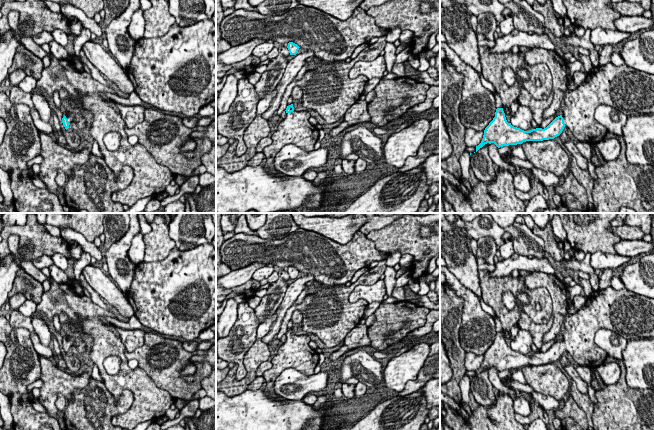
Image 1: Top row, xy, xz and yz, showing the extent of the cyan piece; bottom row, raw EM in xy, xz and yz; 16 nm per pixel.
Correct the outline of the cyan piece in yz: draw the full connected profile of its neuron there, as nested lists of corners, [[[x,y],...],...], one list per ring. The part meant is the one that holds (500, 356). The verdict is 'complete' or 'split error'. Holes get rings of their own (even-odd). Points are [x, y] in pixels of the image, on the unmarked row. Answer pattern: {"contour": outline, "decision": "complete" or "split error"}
{"contour": [[[607,287],[593,291],[586,299],[585,304],[574,314],[567,315],[564,321],[565,330],[562,338],[556,341],[546,352],[536,352],[524,355],[508,347],[503,332],[497,332],[495,341],[484,354],[481,367],[476,370],[476,376],[485,368],[494,367],[498,372],[509,369],[522,368],[526,365],[543,365],[559,360],[563,353],[569,353],[574,361],[581,366],[596,369],[607,358],[605,350],[601,349],[594,341],[599,329],[605,328],[616,332],[627,341],[654,338],[654,298],[635,294],[626,288],[615,290]]], "decision": "split error"}

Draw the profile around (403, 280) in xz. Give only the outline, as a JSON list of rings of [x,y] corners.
[[[406,271],[399,278],[396,279],[395,288],[401,288],[408,284],[411,279],[411,272]]]

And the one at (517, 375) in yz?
[[[517,368],[516,370],[512,372],[511,375],[508,375],[506,378],[510,378],[511,380],[518,381],[522,384],[526,384],[526,380],[525,380],[525,377],[523,375],[521,368]]]

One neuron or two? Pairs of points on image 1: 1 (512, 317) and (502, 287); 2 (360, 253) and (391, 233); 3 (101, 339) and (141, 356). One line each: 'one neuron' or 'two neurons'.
1: one neuron
2: two neurons
3: two neurons

